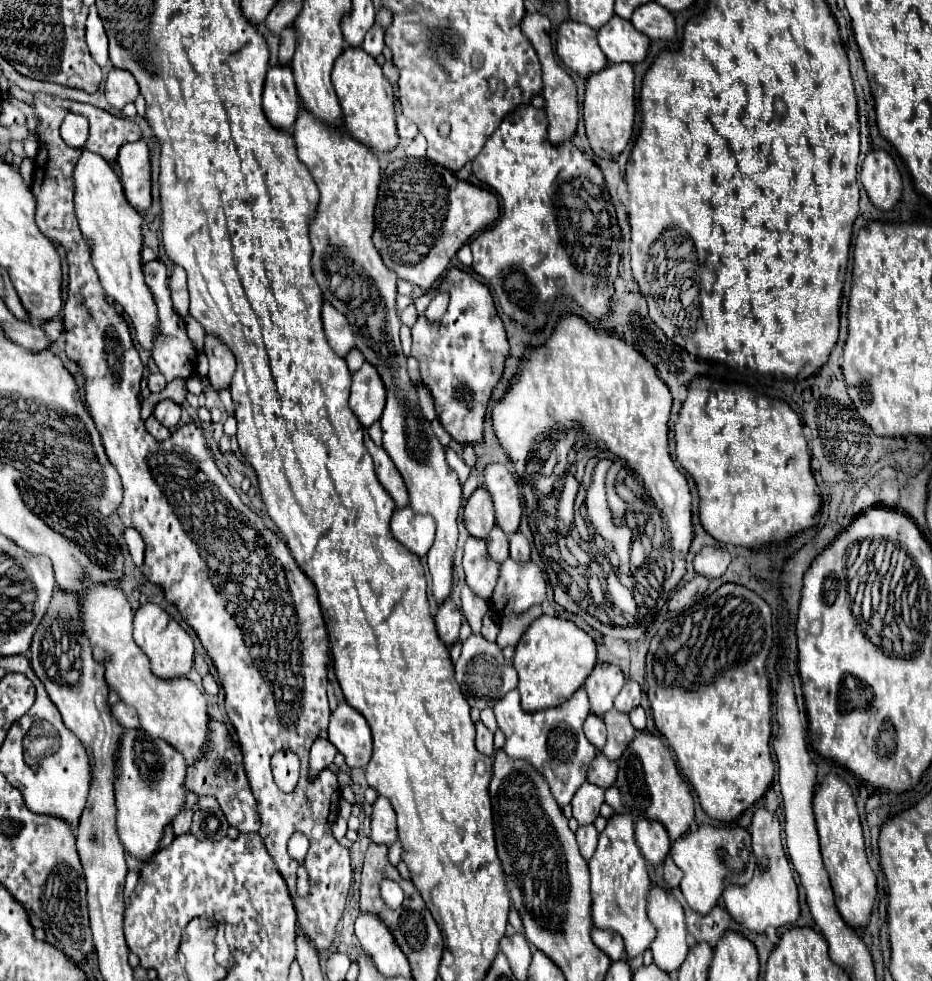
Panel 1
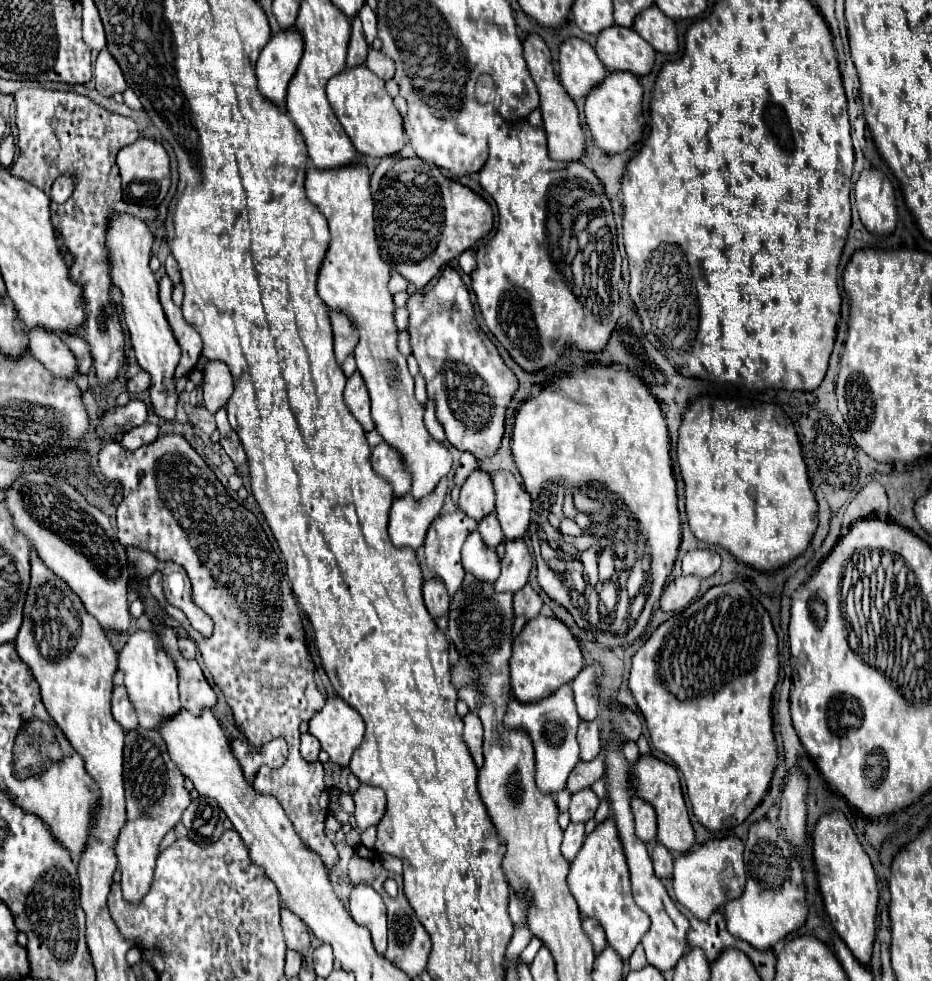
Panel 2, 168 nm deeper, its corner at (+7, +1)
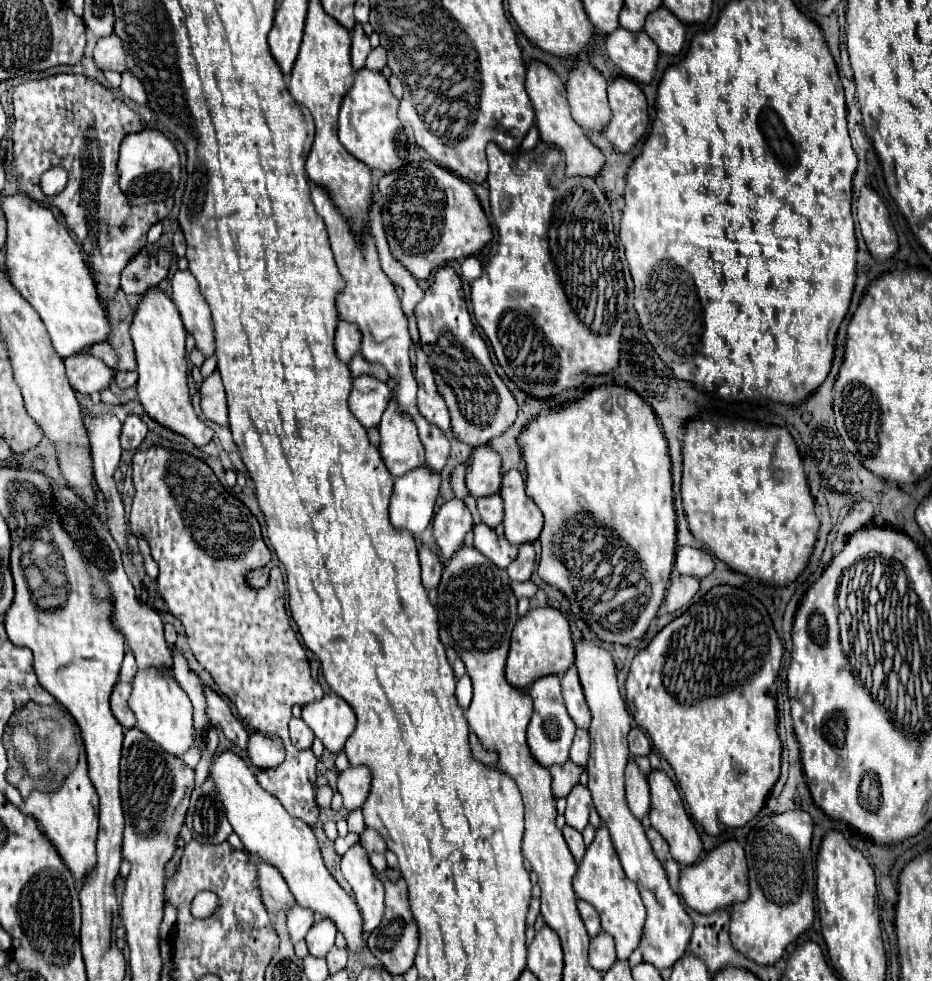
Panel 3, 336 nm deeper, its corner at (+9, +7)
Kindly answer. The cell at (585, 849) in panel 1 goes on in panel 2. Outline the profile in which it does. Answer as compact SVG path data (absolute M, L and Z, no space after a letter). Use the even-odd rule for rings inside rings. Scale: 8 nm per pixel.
M570 824L564 830L564 842L562 842L562 854L568 862L574 860L582 842L584 842L584 824Z

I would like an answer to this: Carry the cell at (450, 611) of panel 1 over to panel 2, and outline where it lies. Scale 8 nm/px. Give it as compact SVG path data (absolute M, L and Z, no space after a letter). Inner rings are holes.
M430 578L424 582L424 602L426 602L426 608L432 618L446 614L446 608L450 604L450 596L448 596L448 590L442 584L442 580Z

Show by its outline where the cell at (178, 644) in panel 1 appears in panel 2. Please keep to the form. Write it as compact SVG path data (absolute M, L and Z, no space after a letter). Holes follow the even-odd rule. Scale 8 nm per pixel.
M152 630L148 632L134 632L122 652L120 652L120 670L124 670L126 680L124 686L128 690L130 702L136 710L138 724L144 730L158 730L162 722L176 716L182 710L180 698L178 698L178 672L174 662L168 658L168 654L160 648L160 642Z

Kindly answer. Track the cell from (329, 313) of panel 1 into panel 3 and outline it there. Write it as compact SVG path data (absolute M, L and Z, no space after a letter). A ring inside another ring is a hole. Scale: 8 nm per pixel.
M338 320L338 326L336 326L336 338L334 338L334 348L336 348L336 356L342 360L342 362L350 362L350 358L360 350L360 330L356 324L350 324L350 322L344 322L344 320Z

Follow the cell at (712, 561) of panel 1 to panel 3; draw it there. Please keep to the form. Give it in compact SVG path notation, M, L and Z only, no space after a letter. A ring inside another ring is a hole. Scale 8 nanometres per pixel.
M684 546L676 552L676 568L680 574L688 574L694 578L704 578L714 570L712 556L702 548Z

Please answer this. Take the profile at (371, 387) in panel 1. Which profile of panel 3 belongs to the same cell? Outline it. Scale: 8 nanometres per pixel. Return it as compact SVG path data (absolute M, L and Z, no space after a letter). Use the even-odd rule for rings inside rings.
M358 376L352 382L352 392L348 398L352 414L360 420L364 428L380 424L380 418L390 402L390 388L384 382L376 382L370 376Z

